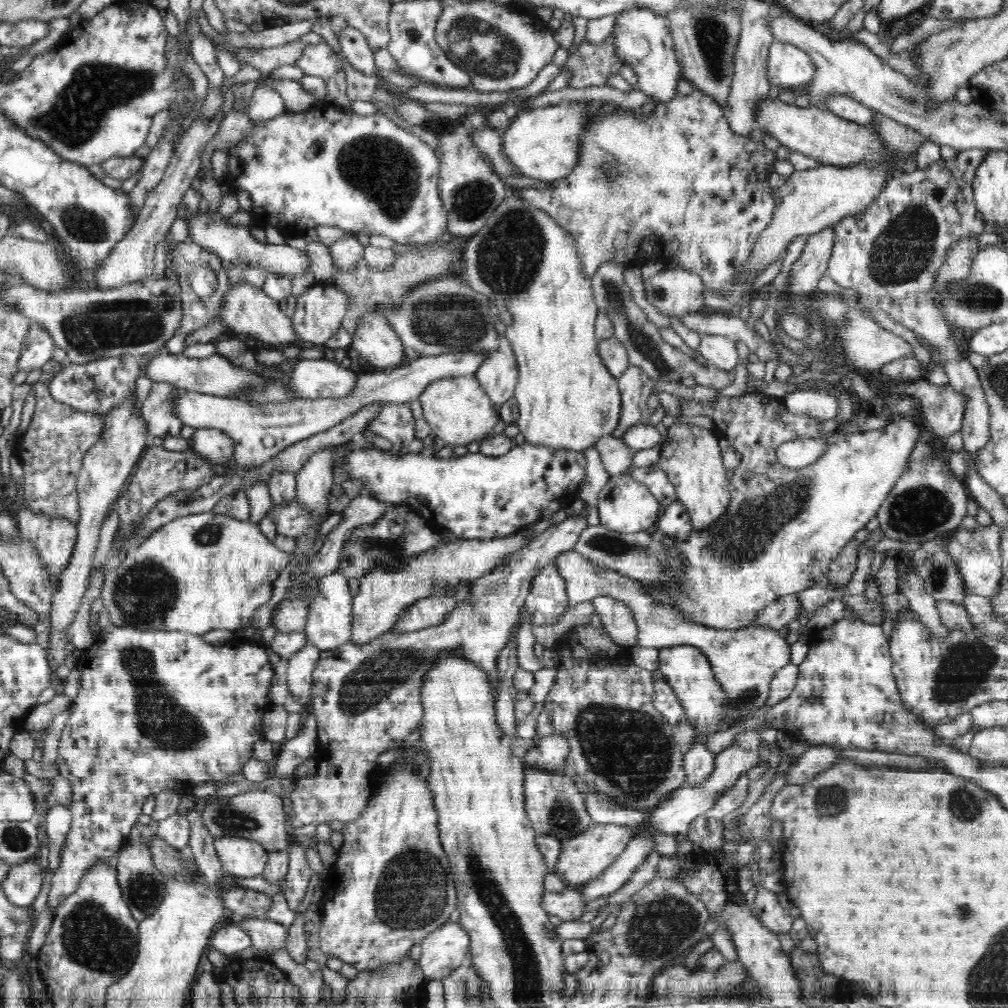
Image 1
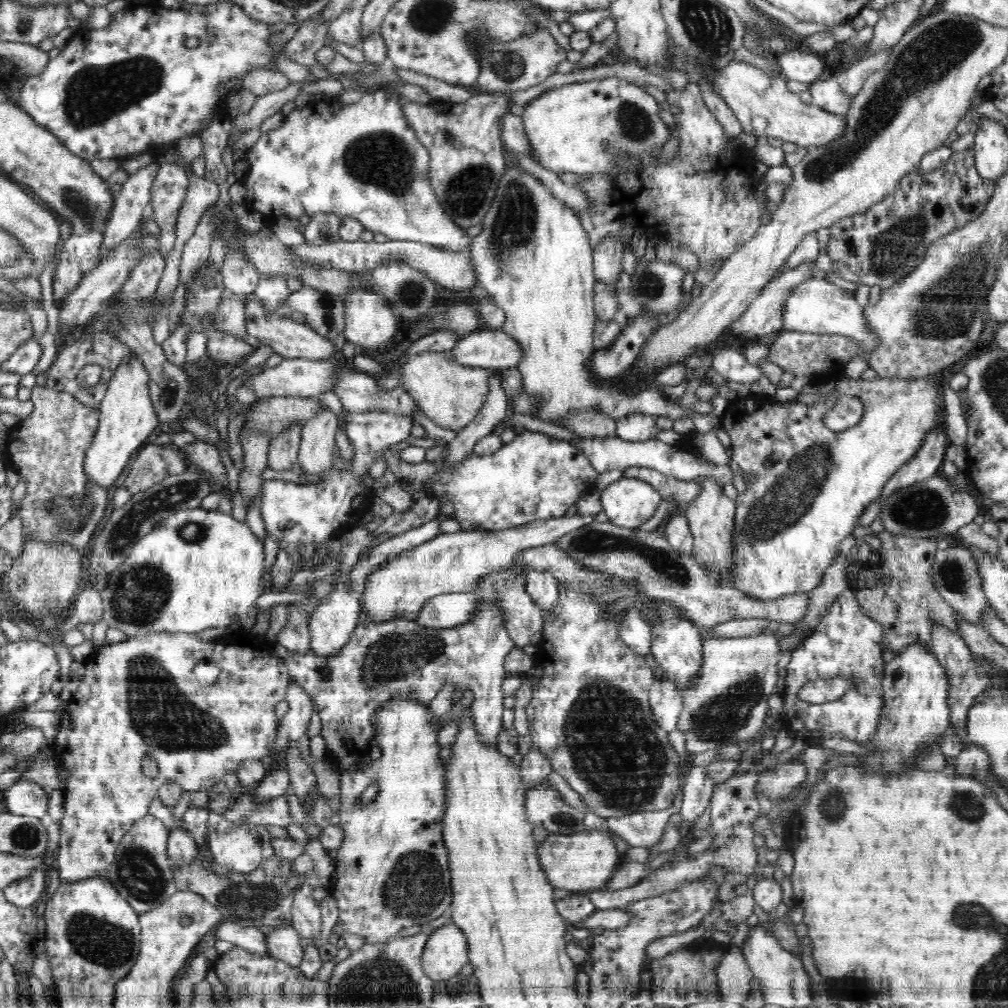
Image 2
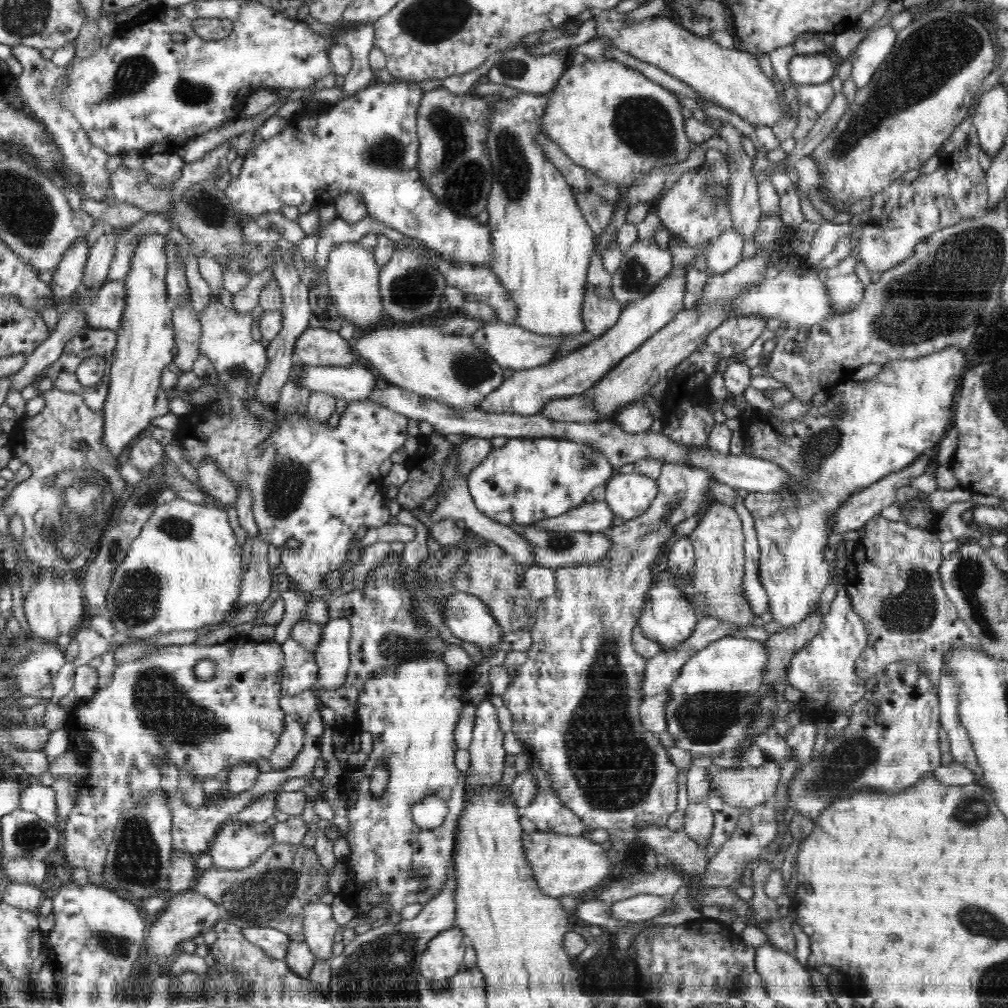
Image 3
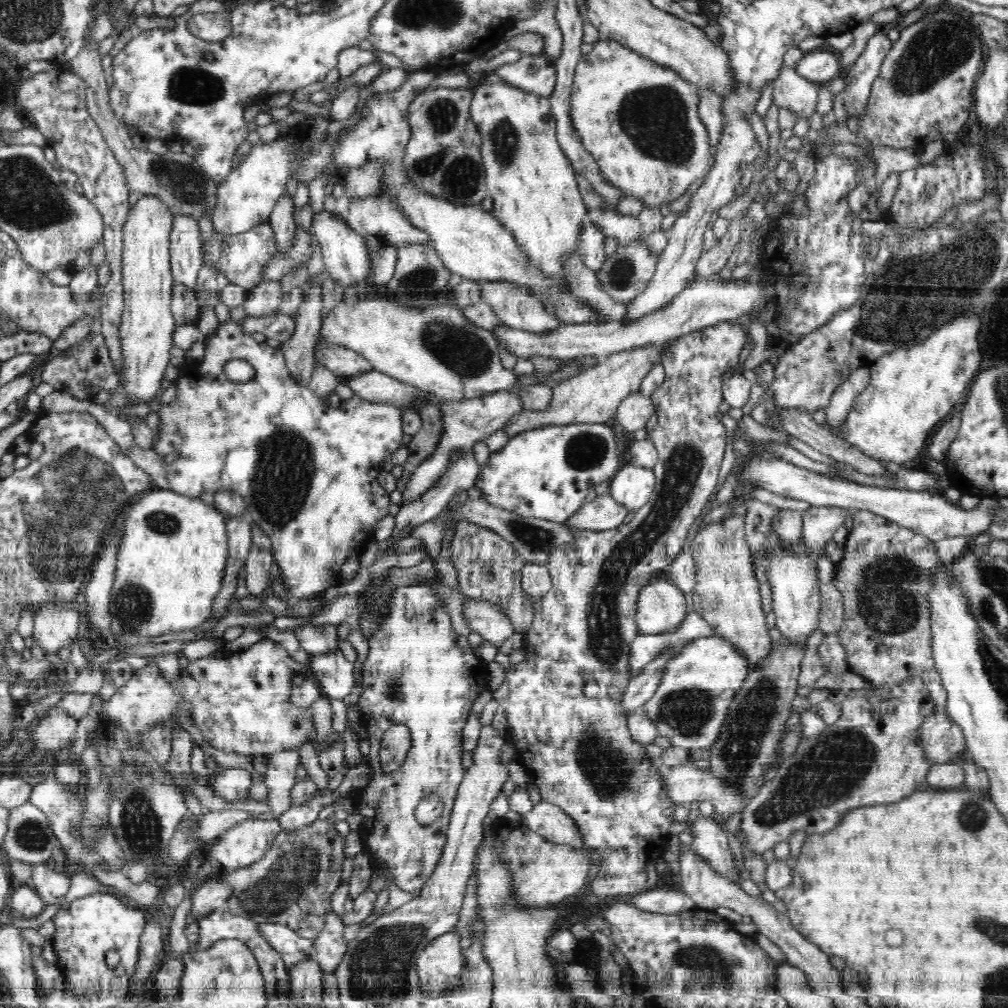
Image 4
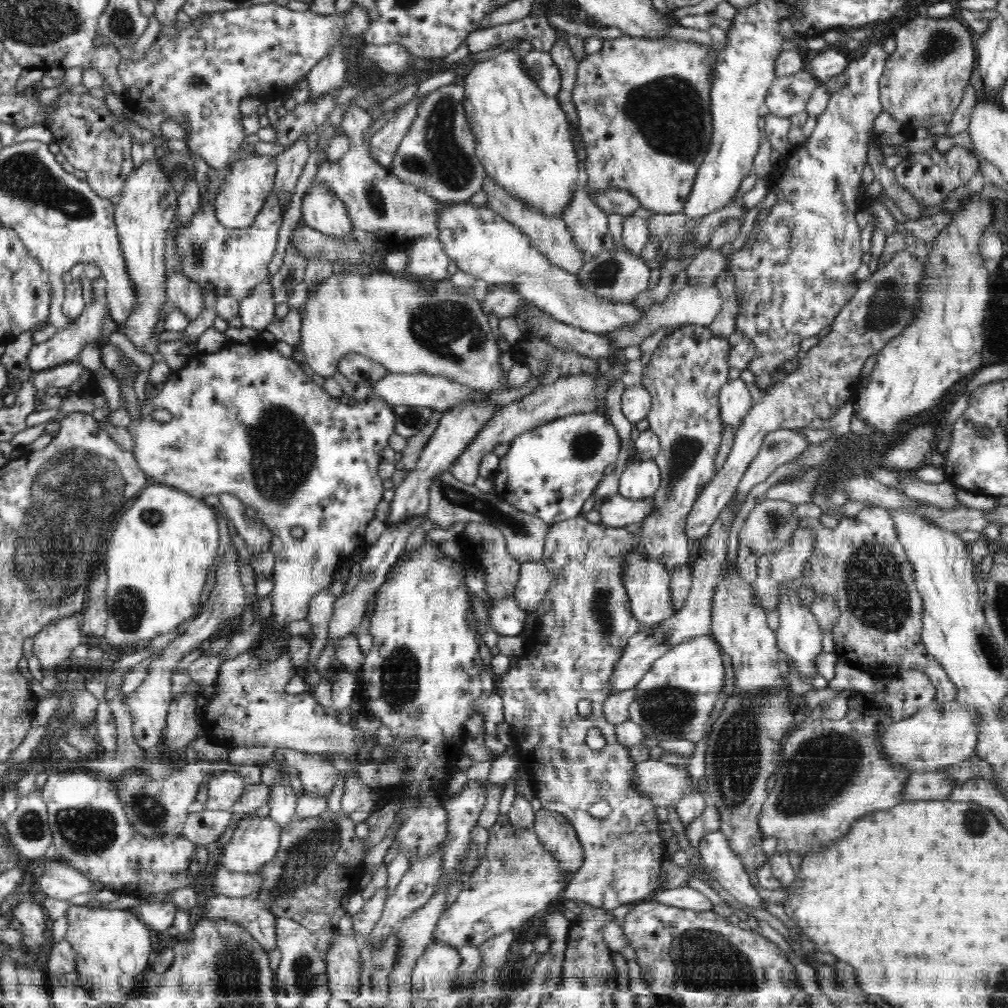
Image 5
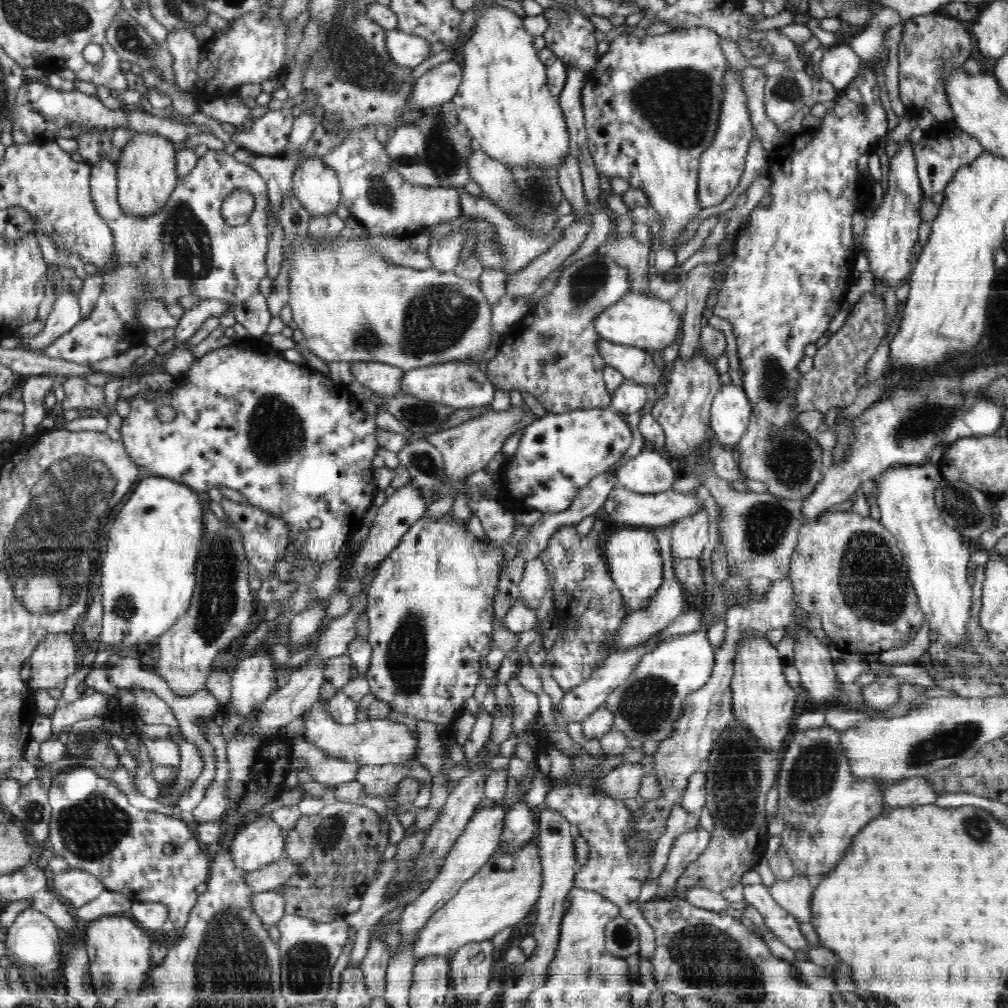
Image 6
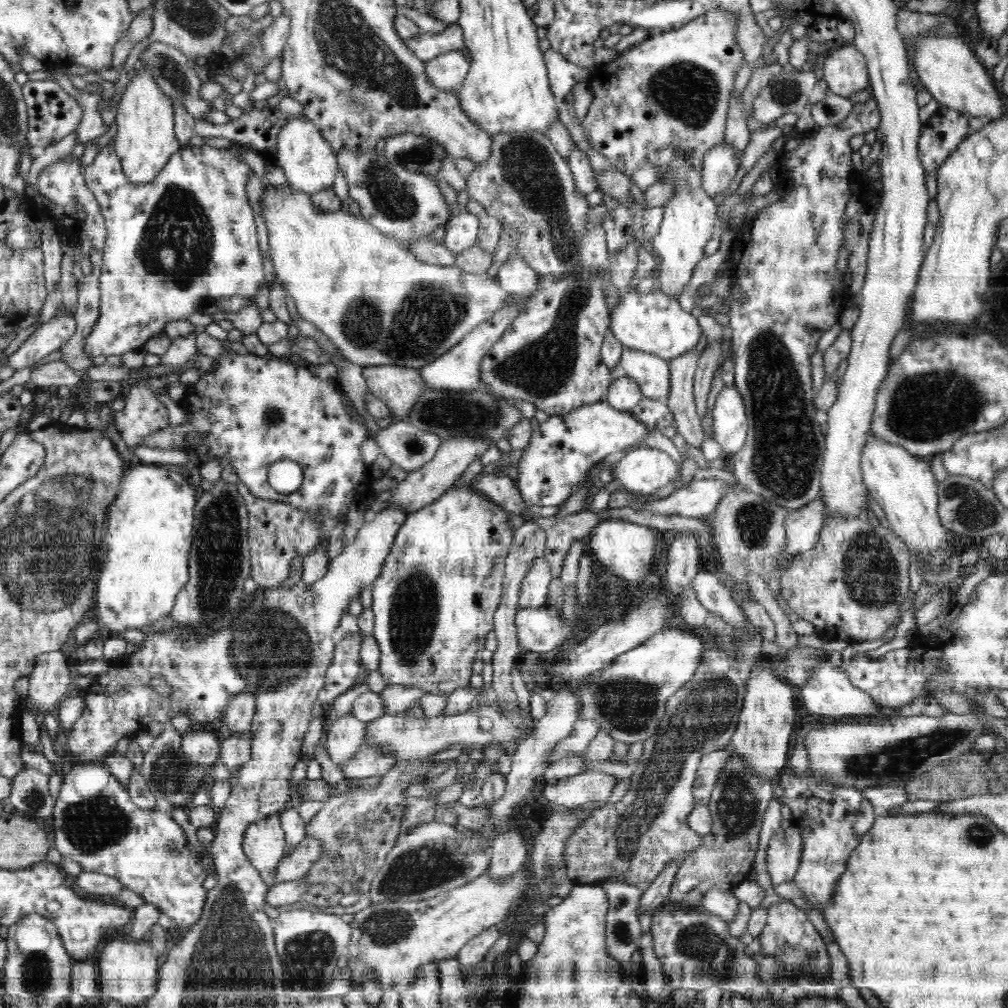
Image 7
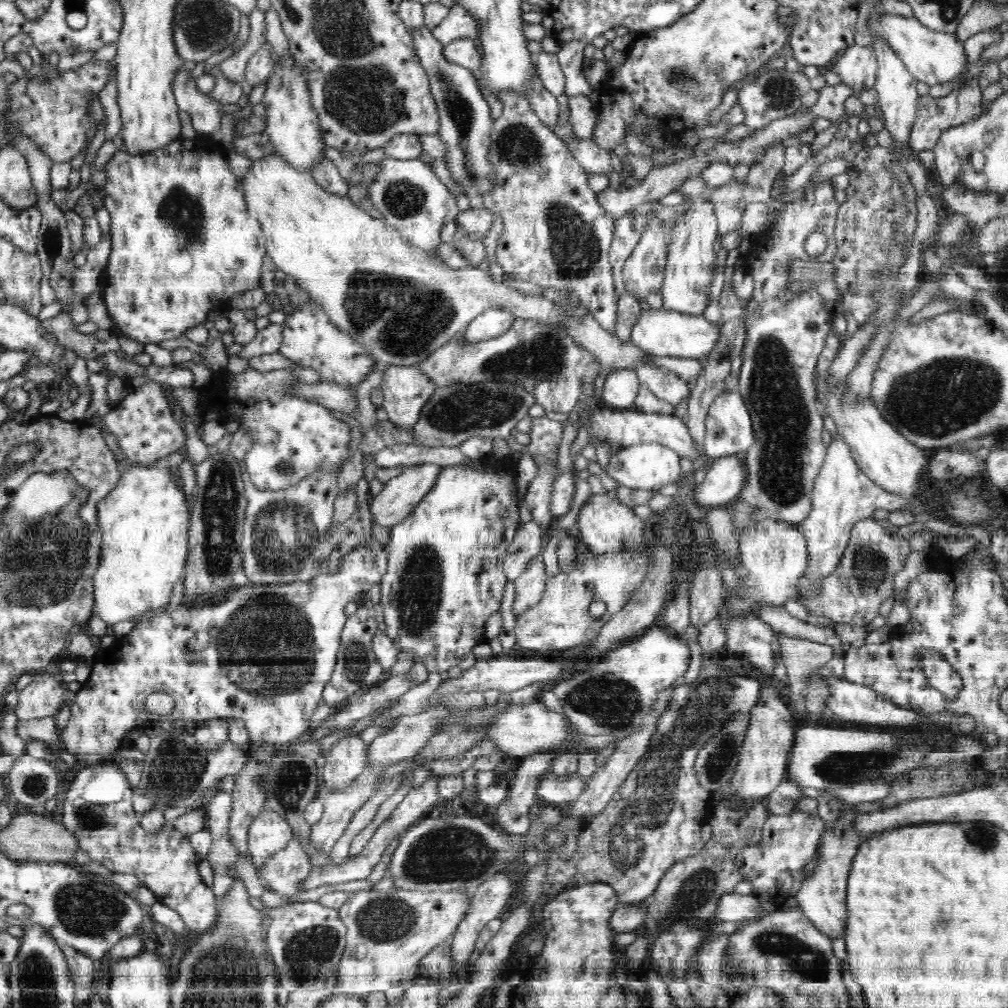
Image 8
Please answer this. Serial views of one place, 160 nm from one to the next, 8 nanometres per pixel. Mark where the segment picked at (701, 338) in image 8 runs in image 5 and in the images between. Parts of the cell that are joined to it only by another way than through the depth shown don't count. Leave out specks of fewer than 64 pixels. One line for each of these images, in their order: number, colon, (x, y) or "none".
5: (480, 241)
6: (638, 320)
7: (653, 322)

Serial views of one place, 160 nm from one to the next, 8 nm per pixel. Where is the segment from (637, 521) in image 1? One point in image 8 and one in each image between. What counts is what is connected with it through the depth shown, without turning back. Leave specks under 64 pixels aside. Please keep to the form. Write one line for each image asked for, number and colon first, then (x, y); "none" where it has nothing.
2: (628, 503)
3: (629, 495)
4: (632, 487)
5: (639, 480)
6: (649, 472)
7: (643, 470)
8: (649, 466)

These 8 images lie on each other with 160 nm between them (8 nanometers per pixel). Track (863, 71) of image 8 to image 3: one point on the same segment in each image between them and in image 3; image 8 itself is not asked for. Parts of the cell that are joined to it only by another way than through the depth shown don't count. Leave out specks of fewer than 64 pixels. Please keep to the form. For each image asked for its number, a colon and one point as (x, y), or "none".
3: (817, 68)
4: (817, 66)
5: (826, 64)
6: (840, 64)
7: (845, 70)

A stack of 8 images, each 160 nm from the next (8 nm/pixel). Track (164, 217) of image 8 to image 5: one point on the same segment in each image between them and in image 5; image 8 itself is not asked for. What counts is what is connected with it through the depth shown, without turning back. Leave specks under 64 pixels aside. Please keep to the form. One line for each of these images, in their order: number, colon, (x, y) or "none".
5: (233, 260)
6: (187, 249)
7: (189, 236)

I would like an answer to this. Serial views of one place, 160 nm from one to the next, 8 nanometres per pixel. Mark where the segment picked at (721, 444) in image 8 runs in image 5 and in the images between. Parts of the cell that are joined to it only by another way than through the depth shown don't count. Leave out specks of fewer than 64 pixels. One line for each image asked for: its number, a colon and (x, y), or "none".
5: (735, 400)
6: (730, 410)
7: (729, 419)

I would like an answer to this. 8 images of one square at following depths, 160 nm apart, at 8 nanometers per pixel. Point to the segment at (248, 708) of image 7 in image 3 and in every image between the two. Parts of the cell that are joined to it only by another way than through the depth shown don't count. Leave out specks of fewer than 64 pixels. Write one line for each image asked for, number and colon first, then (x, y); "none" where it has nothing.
3: (317, 484)
4: (308, 473)
5: (256, 425)
6: (252, 682)

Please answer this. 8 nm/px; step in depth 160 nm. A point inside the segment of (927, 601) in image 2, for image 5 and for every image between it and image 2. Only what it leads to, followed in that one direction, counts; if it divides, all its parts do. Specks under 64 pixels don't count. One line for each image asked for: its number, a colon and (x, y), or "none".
3: (893, 580)
4: (885, 577)
5: (861, 563)

